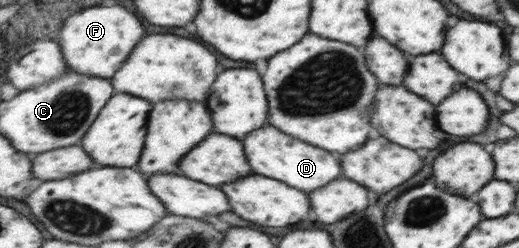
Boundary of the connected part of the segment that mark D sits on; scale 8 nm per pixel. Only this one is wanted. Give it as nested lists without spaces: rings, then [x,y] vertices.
[[[263,127],[263,129],[247,135],[243,139],[243,149],[247,149],[247,161],[251,161],[251,169],[255,169],[255,173],[263,173],[263,177],[275,177],[277,181],[287,181],[287,185],[294,186],[295,189],[303,189],[303,191],[322,188],[324,185],[329,184],[330,181],[337,179],[342,171],[341,167],[339,167],[341,162],[333,157],[334,153],[327,153],[327,151],[323,151],[319,147],[313,147],[313,145],[307,145],[307,143],[299,141],[299,139],[287,137],[287,135],[279,133],[273,127]]]

